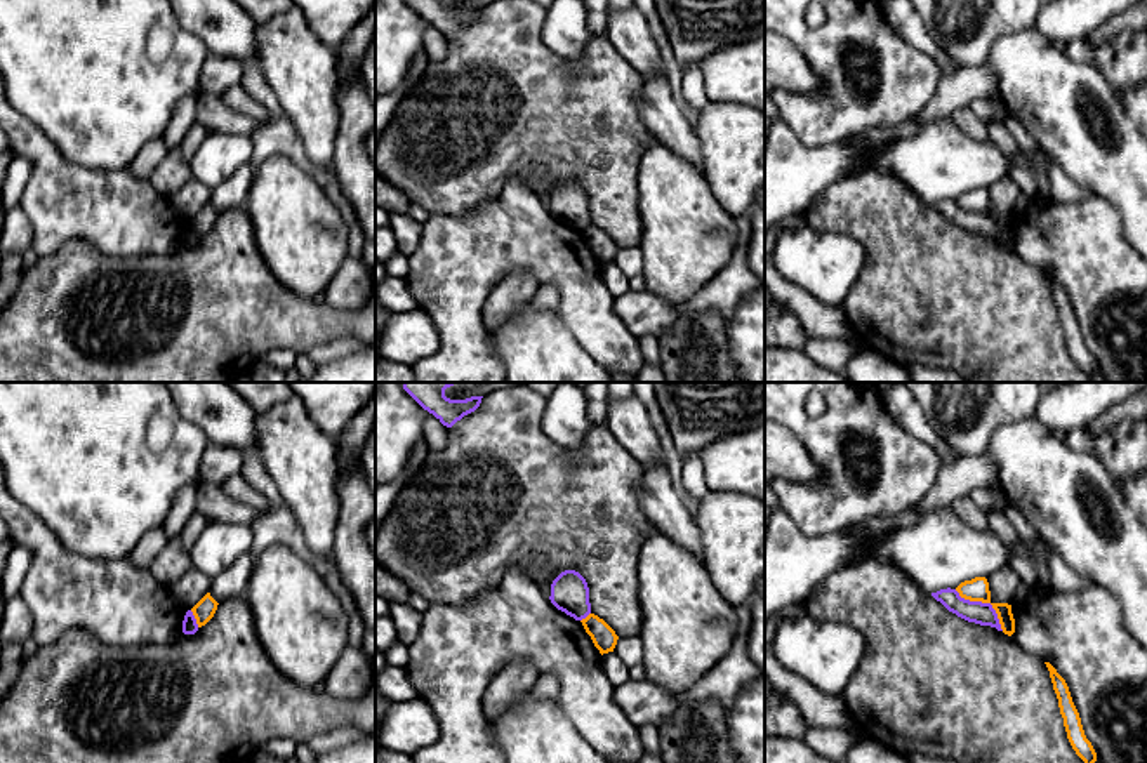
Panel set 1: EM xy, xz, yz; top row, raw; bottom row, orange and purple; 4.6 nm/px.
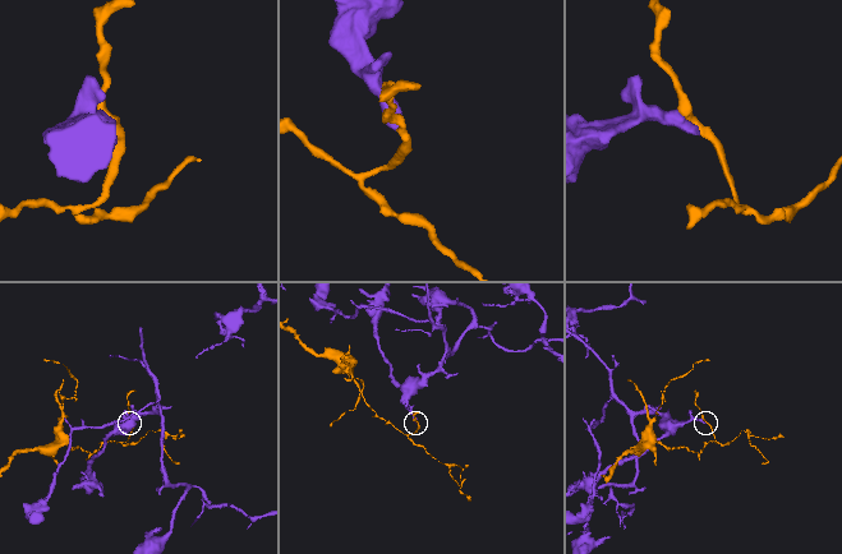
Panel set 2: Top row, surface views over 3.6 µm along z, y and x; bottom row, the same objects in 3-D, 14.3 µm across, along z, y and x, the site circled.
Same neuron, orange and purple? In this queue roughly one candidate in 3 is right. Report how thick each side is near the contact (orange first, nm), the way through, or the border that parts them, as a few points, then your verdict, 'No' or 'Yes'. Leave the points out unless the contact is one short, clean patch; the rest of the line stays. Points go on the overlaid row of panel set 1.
Thickness 110 nm (orange) against 100 nm. Boundary: yz (954, 590), (965, 598), (987, 602), (1003, 630). No

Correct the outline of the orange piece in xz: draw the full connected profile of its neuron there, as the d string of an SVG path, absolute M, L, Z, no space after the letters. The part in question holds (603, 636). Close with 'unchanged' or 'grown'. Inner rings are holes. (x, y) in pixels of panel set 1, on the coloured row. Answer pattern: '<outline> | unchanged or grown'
M589 614L580 622L582 622L586 633L591 636L594 647L600 650L601 655L613 652L619 636L603 619L600 619L594 614Z | unchanged

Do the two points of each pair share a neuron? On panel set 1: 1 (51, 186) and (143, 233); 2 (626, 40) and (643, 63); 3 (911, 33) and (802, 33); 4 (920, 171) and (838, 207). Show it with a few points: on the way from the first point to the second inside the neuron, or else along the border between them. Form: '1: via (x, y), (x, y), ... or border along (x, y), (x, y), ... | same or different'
1: via (73, 202), (120, 214) | same
2: via (631, 46), (643, 58) | same
3: border along (885, 18), (909, 44), (932, 58) | different
4: border along (861, 172), (887, 169), (930, 205) | different

